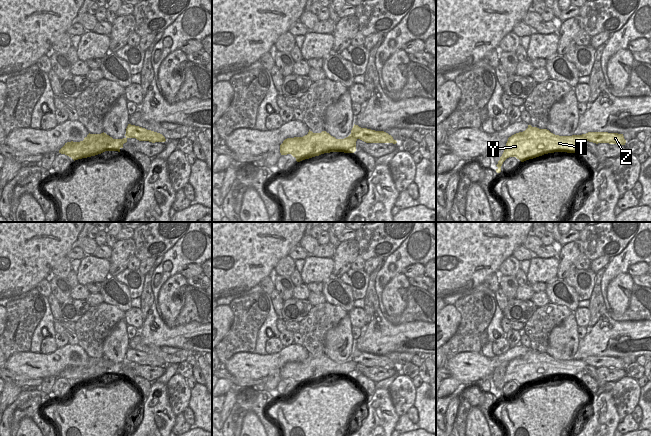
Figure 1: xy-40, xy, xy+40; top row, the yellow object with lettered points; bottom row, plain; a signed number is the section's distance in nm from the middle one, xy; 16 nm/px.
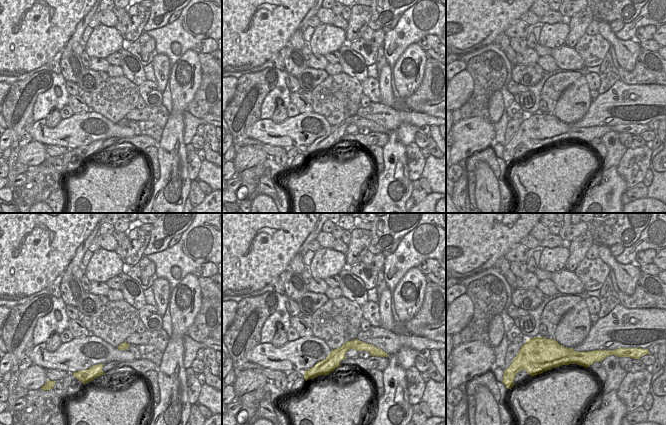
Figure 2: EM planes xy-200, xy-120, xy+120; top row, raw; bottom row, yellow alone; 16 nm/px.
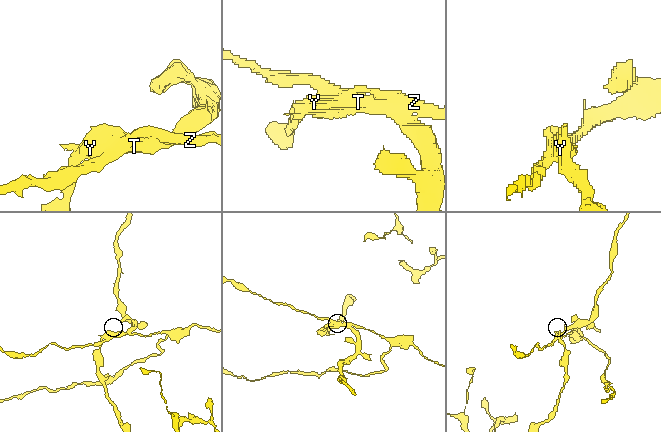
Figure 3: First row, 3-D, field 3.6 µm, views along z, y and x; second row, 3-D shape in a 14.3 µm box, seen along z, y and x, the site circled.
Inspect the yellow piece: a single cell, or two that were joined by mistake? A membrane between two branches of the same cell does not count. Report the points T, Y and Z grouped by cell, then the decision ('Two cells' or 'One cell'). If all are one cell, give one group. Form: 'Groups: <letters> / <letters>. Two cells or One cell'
Groups: T Y / Z. Two cells

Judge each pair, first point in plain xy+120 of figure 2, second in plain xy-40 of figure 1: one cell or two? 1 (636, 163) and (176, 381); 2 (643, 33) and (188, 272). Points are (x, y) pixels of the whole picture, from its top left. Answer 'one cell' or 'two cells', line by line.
1: one cell
2: one cell

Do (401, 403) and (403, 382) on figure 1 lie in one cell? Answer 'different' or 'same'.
same

